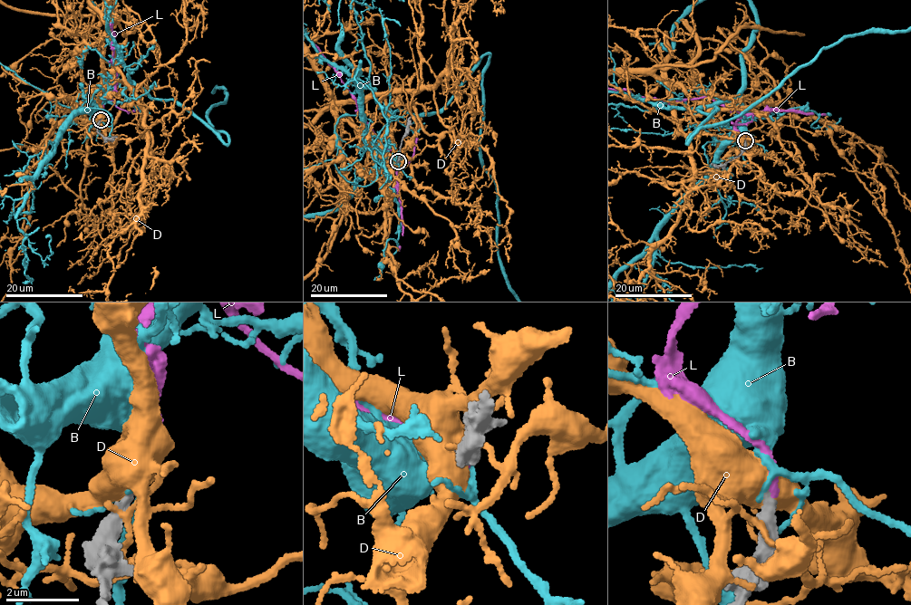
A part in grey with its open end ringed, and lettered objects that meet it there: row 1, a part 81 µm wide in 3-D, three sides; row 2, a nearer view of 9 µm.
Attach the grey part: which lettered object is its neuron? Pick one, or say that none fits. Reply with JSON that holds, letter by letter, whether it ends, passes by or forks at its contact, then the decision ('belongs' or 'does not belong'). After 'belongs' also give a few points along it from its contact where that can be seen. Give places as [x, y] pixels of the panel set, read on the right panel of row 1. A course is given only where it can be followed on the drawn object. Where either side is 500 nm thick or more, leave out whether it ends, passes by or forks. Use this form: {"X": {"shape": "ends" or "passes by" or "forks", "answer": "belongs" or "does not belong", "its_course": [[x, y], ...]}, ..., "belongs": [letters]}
{"B": {"shape": "passes by", "answer": "does not belong"}, "D": {"shape": "passes by", "answer": "does not belong"}, "L": {"shape": "ends", "answer": "belongs"}, "belongs": ["L"]}

